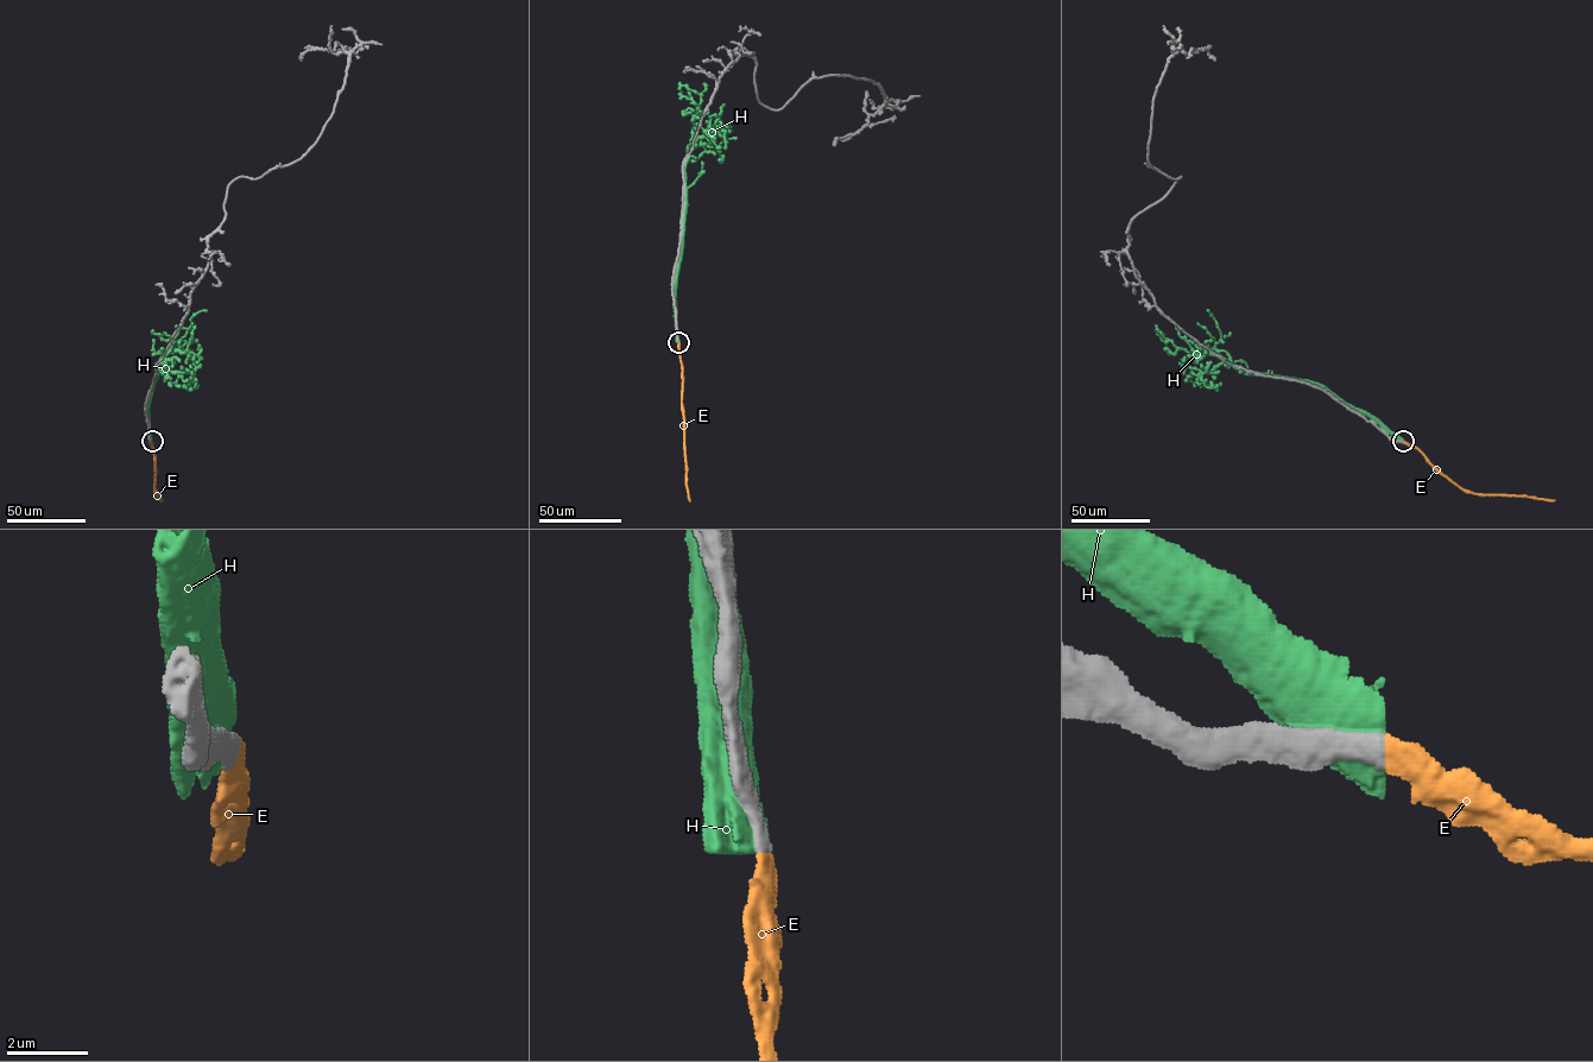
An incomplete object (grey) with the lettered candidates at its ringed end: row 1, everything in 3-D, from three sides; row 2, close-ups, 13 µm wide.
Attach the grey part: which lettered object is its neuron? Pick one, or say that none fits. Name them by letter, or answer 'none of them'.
E

